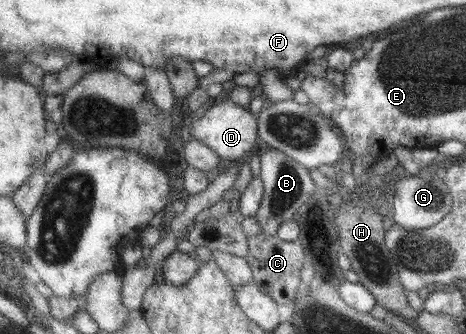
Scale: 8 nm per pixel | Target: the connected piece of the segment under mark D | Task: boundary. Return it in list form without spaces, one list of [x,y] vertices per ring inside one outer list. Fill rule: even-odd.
[[[217,99],[198,120],[192,121],[189,132],[190,137],[208,145],[224,164],[246,161],[255,149],[257,117],[229,99],[225,101]]]

